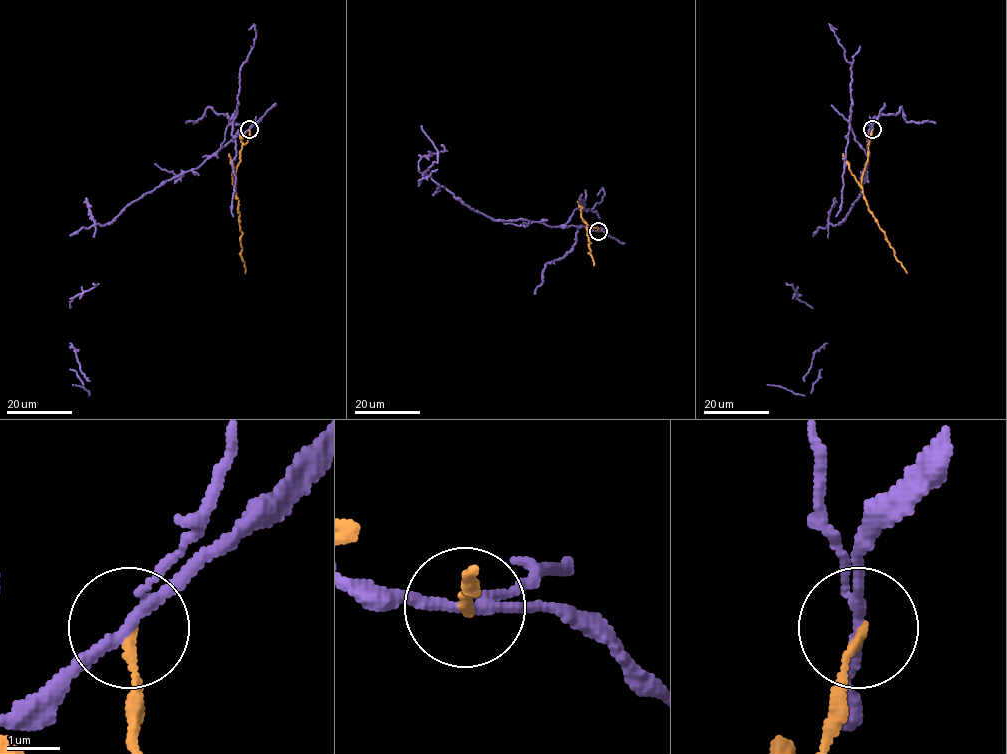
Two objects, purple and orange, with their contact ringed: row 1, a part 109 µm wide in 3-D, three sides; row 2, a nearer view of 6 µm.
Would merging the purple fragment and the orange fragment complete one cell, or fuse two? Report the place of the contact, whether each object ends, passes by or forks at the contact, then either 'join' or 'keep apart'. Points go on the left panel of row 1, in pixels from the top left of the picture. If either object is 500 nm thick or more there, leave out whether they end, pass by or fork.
at (249, 129); purple passes by; orange ends there; keep apart

